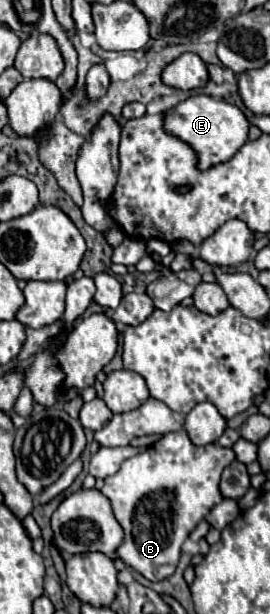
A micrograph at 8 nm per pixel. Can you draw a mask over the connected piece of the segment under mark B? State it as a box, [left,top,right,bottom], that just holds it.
[101,430,233,582]

